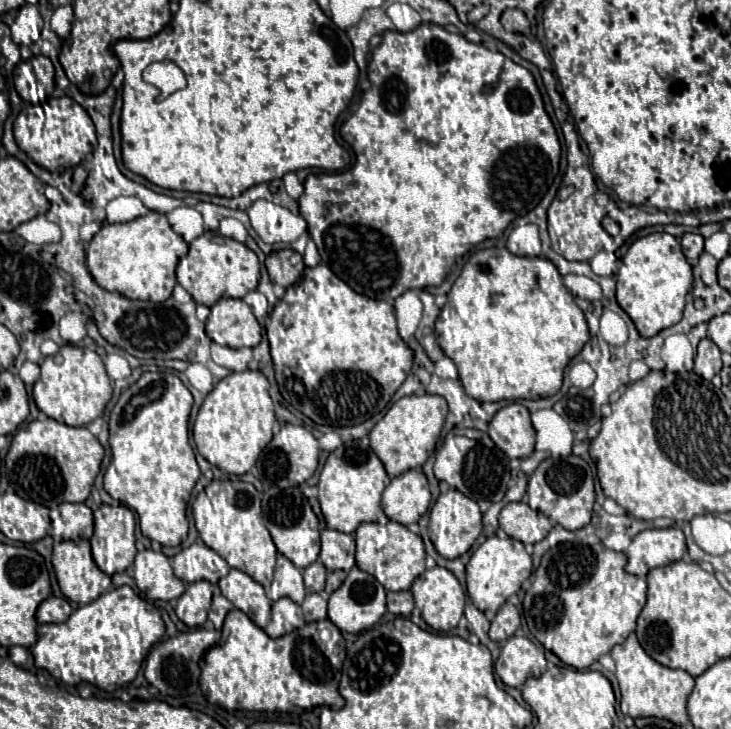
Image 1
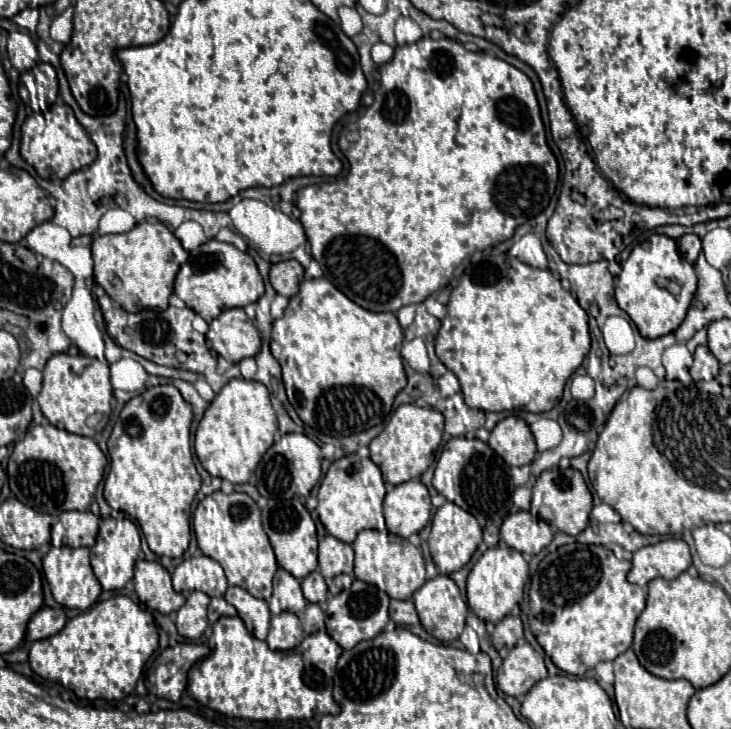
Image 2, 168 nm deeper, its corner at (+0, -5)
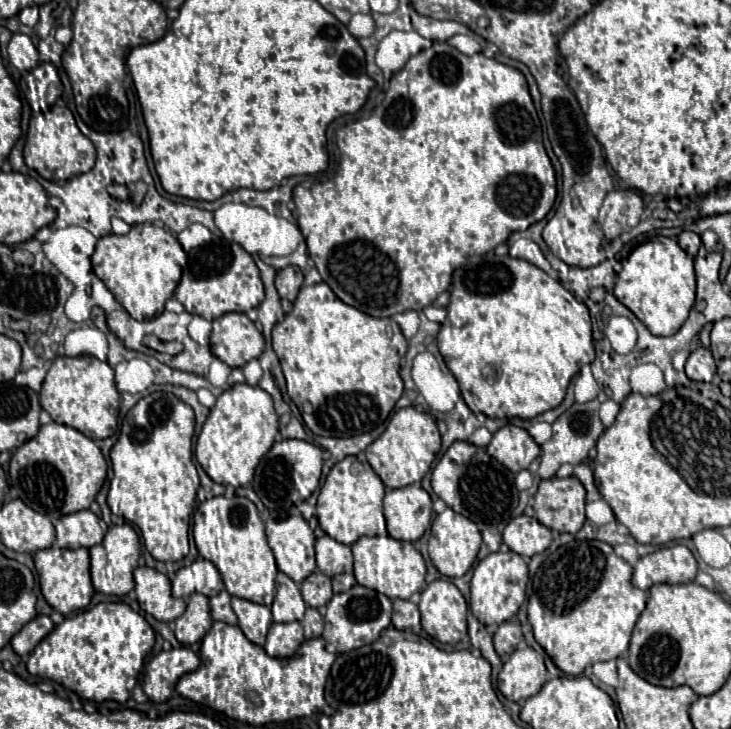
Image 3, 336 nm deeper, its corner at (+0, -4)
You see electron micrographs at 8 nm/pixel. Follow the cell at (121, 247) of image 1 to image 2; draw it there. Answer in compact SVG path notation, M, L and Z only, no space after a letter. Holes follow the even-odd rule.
M144 221L136 223L128 233L96 235L92 241L92 259L94 279L116 303L120 303L126 311L136 313L148 307L168 307L174 277L180 265L188 261L188 251L184 251L182 243L164 223Z

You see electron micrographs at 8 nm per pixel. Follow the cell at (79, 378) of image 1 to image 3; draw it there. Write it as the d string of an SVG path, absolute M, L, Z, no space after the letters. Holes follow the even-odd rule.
M94 356L54 358L40 390L40 404L54 422L76 428L92 440L104 440L118 428L120 392L114 384L114 370L108 362L100 362Z

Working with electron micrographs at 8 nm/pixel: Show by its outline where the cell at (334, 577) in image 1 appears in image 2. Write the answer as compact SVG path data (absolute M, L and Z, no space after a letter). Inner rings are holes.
M342 574L336 576L332 580L327 579L326 583L328 586L328 591L332 595L337 595L340 591L344 589L349 589L351 587L352 581L354 580L352 575Z

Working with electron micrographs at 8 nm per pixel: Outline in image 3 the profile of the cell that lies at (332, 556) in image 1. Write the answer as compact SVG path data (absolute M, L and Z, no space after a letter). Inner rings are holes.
M322 536L316 540L316 566L328 578L344 572L352 572L352 550L346 544Z

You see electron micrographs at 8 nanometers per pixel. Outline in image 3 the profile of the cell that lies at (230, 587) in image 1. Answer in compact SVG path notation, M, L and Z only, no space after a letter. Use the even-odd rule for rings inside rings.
M232 598L232 610L238 616L238 626L242 628L244 636L254 644L264 646L268 628L272 624L270 608L242 600L242 598Z

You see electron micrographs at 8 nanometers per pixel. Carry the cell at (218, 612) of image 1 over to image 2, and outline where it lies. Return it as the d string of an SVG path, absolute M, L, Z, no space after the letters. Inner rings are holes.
M214 597L210 601L210 607L208 607L208 621L216 623L222 615L230 615L232 617L232 615L236 615L236 609L230 603L226 603L224 597Z

